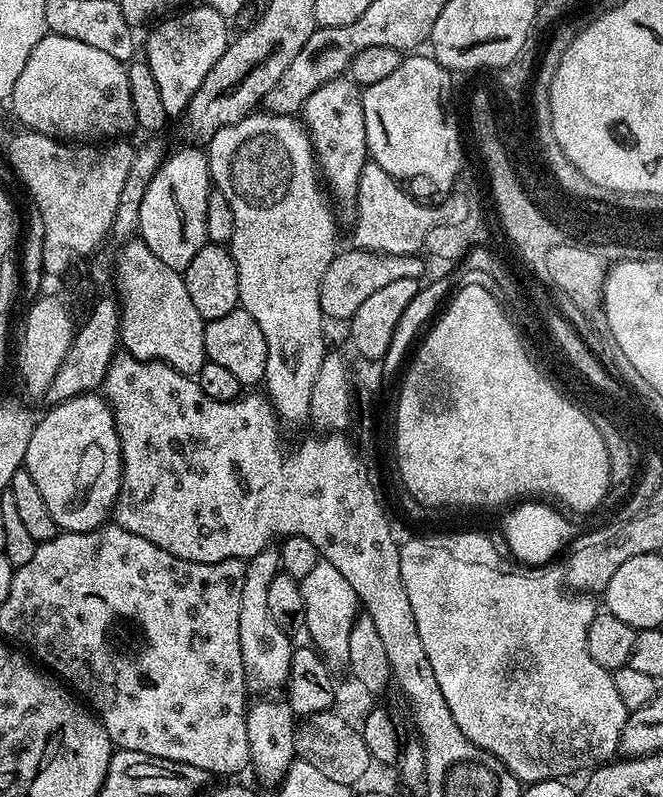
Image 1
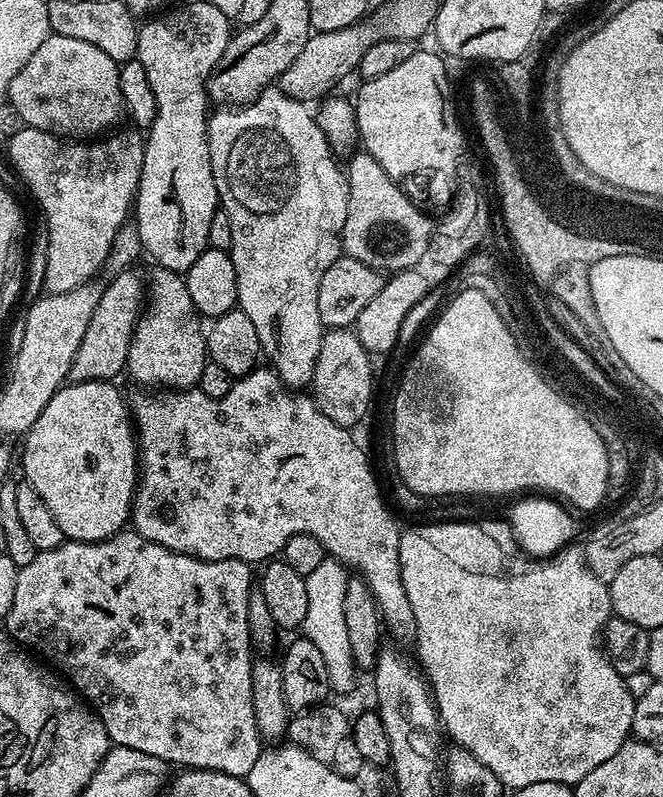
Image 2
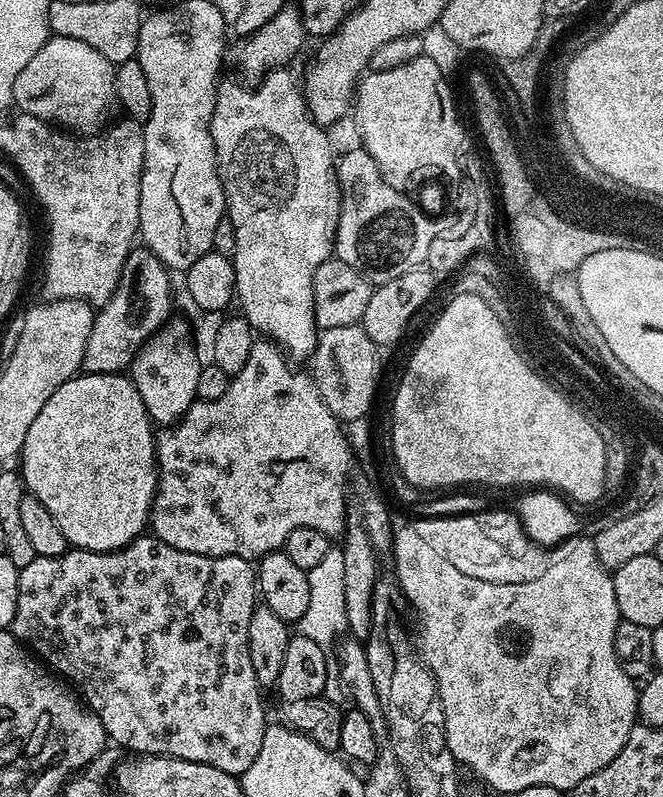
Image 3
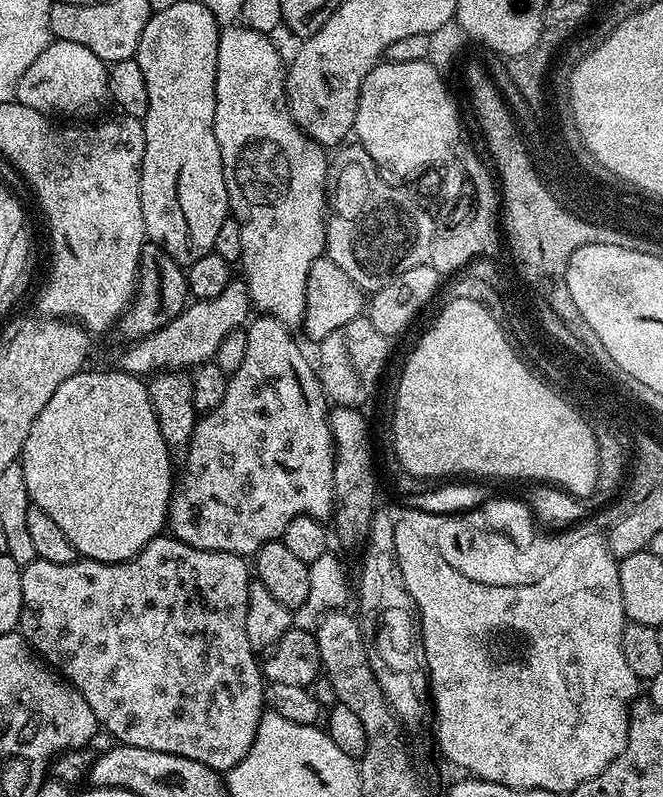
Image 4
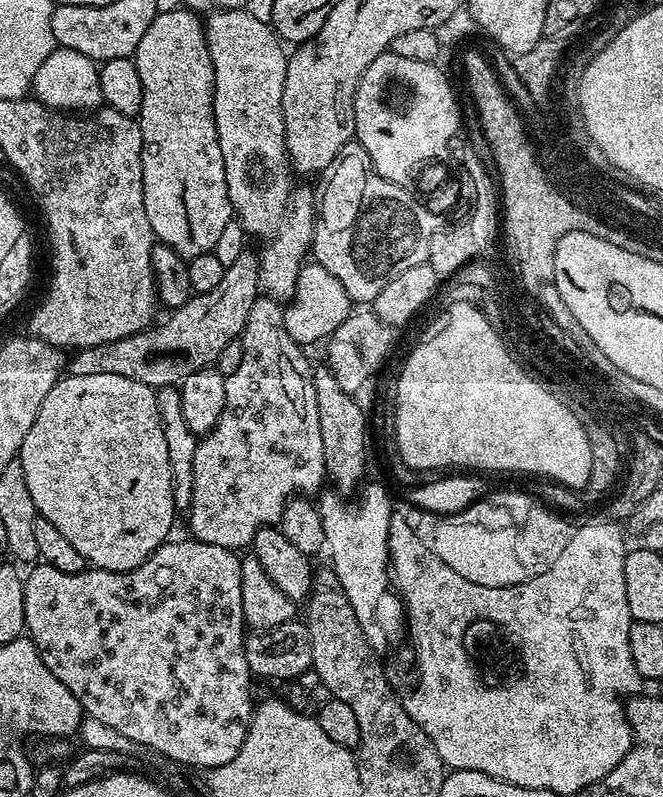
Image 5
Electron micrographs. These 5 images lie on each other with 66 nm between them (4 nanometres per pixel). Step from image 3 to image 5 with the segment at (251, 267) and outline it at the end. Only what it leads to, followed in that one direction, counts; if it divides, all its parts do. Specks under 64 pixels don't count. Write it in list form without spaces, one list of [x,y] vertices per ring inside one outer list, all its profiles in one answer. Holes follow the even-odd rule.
[[[222,8],[207,17],[204,25],[206,42],[210,50],[210,58],[214,66],[214,122],[218,130],[218,146],[222,146],[222,162],[226,166],[226,186],[228,187],[228,197],[232,203],[232,210],[235,219],[239,220],[244,227],[245,233],[249,237],[257,236],[264,245],[258,248],[260,257],[260,287],[267,295],[272,296],[275,300],[287,302],[292,299],[298,274],[304,267],[310,256],[312,247],[312,230],[314,227],[314,192],[311,192],[306,185],[300,184],[296,188],[296,180],[292,177],[294,165],[288,159],[288,147],[284,137],[284,115],[282,114],[282,86],[286,82],[286,66],[288,65],[289,53],[284,52],[285,45],[276,34],[276,29],[271,23],[258,21],[254,15],[245,11],[244,8]]]

